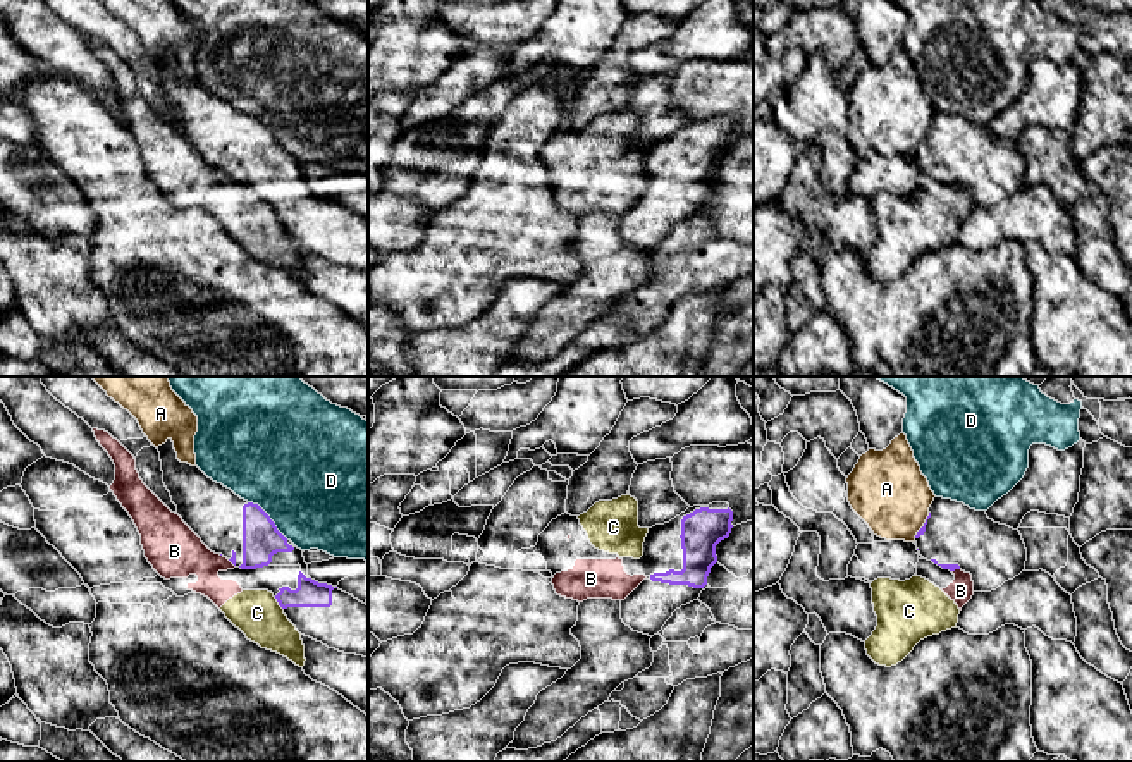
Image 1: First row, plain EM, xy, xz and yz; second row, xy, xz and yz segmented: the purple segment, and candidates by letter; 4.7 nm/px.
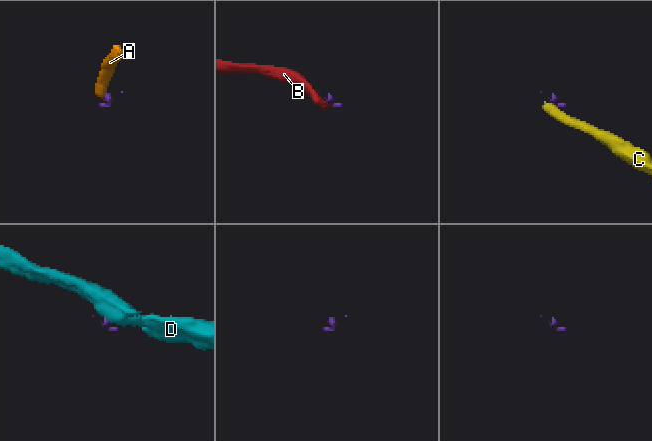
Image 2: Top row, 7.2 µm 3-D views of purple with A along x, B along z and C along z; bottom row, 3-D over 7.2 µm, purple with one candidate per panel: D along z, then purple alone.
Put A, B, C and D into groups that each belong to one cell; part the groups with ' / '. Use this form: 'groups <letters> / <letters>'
groups A / B C / D

